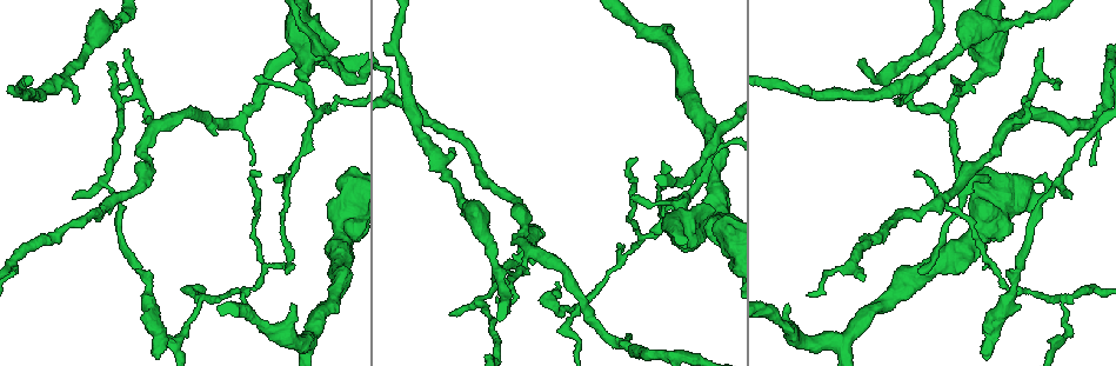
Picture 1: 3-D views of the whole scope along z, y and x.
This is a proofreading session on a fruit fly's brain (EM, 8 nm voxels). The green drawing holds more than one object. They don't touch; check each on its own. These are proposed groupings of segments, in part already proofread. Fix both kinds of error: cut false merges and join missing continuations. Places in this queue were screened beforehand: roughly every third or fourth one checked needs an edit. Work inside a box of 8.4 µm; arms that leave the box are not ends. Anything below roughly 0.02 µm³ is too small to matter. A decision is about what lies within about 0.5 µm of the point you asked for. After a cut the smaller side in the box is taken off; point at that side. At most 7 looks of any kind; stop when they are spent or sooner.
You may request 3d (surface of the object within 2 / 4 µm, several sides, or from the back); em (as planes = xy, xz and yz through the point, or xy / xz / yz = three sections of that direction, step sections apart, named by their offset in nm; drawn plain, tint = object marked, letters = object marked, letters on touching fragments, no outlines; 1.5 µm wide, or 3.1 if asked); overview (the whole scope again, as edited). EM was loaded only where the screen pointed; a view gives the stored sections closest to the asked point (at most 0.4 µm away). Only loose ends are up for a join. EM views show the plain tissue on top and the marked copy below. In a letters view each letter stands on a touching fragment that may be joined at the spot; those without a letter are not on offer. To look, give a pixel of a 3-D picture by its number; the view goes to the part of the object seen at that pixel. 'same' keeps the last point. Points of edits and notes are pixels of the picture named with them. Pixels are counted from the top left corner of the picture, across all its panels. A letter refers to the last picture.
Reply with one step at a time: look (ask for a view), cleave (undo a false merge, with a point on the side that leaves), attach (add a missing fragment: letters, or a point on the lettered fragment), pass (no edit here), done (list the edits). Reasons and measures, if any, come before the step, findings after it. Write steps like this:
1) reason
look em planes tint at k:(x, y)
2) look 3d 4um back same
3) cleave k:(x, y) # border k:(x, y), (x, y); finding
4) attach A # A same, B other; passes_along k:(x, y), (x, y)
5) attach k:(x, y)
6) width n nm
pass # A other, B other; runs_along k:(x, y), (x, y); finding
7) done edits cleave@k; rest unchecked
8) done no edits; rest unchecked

tapers out
look em planes letters at 1:(1043, 48)

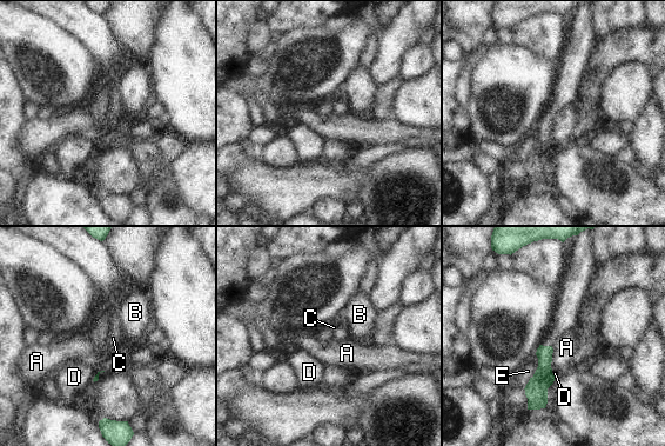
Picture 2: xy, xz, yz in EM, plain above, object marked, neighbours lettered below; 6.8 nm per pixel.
pass # A other, B other, C other, D other, E other; runs_along 2:(549, 348), (535, 406); no lettered fragment goes on from it

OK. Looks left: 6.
tapers out
look 3d 2um back at 1:(903, 102)

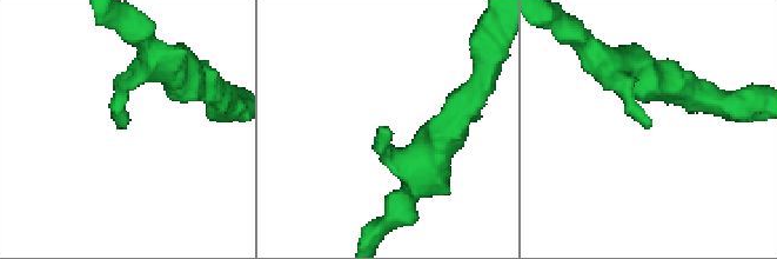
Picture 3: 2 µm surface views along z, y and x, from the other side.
look em planes letters at 3:(387, 126)

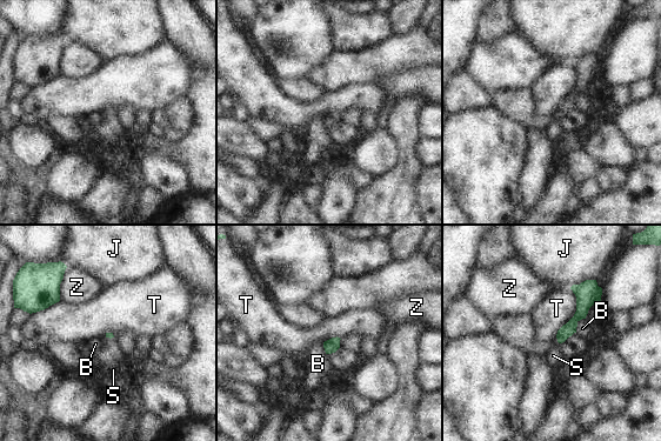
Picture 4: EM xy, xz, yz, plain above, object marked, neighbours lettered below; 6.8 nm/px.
attach S # B other, J other, S same, T other, Z other; passes_along 4:(569, 328), (558, 341), (553, 355); it goes on there

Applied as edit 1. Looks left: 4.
look overview

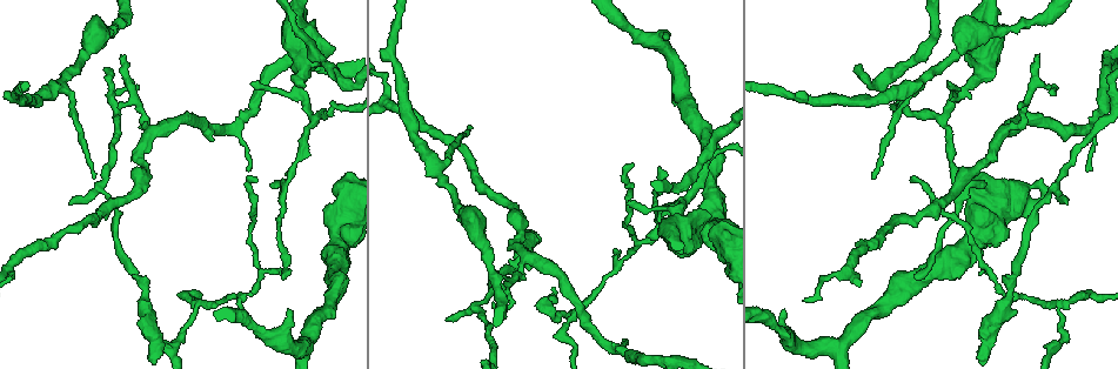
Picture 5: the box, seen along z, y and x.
look 3d 4um at 5:(664, 35)

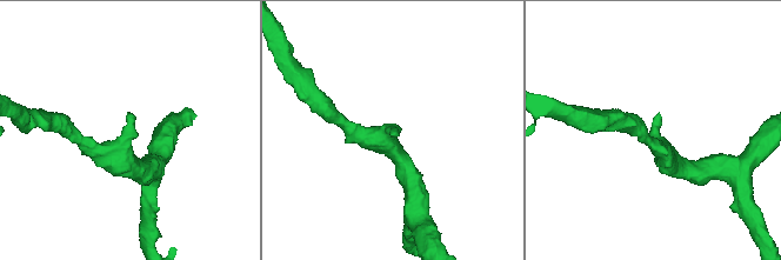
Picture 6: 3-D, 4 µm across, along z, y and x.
now the EM
look em planes letters at 6:(128, 116)

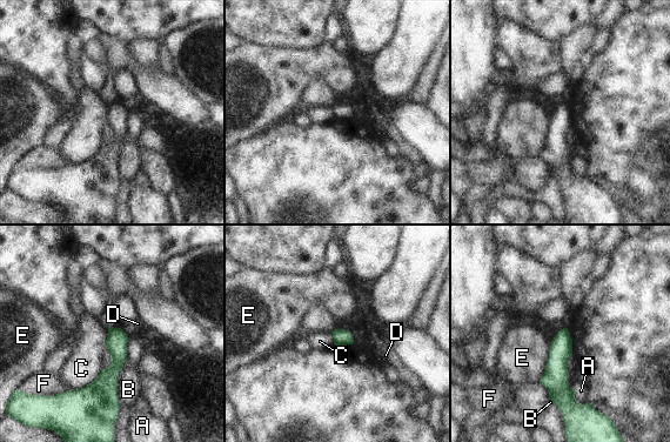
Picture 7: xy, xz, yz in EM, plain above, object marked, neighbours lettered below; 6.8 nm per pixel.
pass # A other, B other, C other, D other, E other, F other; runs_along 7:(563, 332), (558, 390), (569, 408); none of them fits

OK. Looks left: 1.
done edits attach@4; rest unchecked

